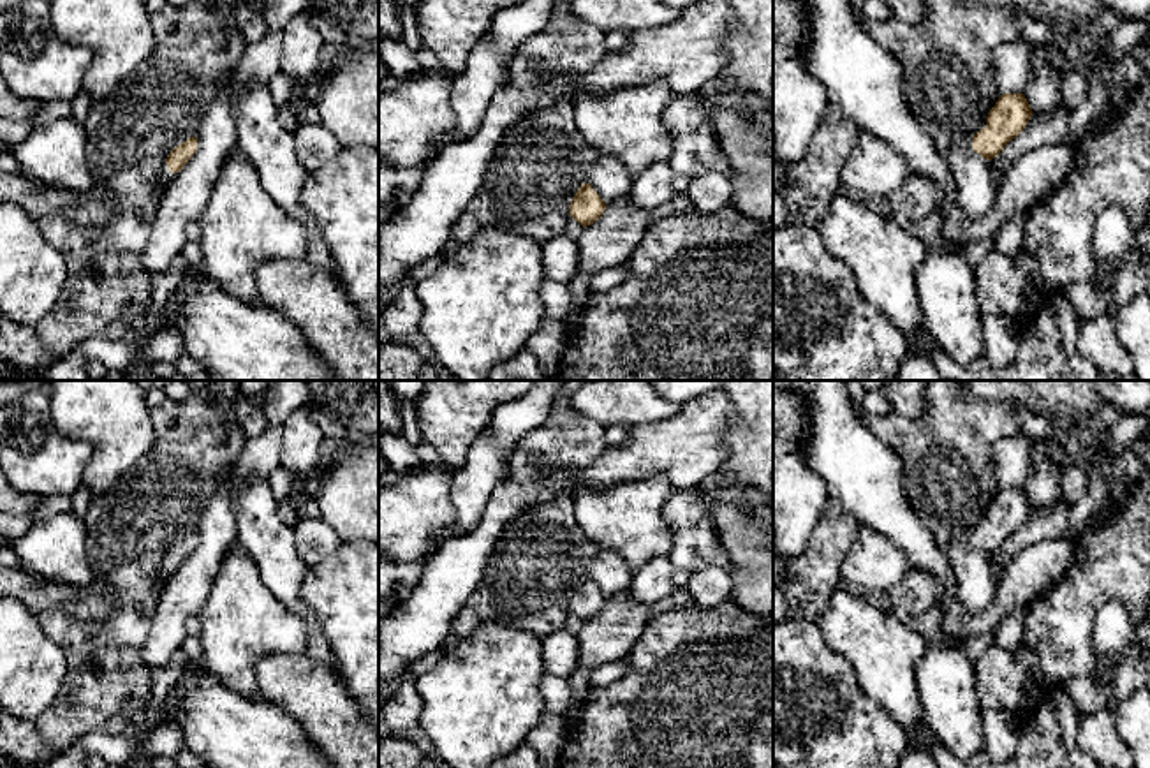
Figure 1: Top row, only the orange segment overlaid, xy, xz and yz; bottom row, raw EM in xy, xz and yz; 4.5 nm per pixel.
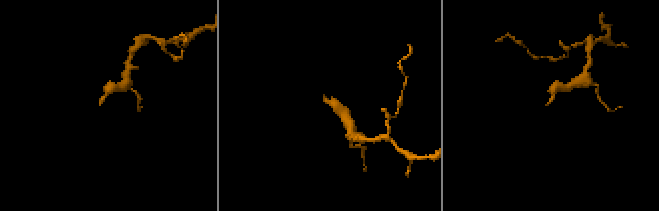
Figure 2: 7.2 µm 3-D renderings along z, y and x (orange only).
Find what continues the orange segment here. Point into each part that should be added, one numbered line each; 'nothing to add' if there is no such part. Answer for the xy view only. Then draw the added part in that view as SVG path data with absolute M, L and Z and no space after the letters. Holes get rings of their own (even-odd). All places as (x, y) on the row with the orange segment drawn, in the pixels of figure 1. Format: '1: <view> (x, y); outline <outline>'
1: xy (166, 177); outline M164 162L160 174L158 174L158 180L157 180L157 188L164 192L166 187L178 176L178 173L171 173L167 169L167 164Z

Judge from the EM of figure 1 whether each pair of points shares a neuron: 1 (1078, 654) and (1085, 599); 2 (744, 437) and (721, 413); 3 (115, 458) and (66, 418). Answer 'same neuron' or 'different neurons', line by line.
1: same neuron
2: different neurons
3: same neuron

